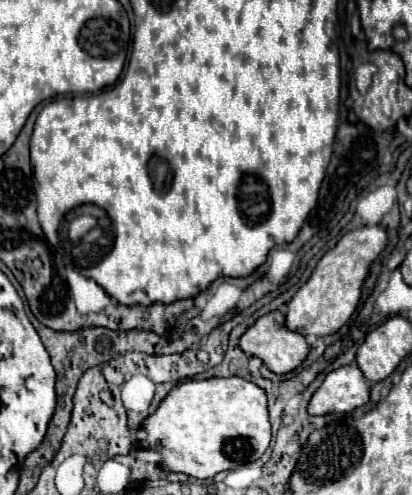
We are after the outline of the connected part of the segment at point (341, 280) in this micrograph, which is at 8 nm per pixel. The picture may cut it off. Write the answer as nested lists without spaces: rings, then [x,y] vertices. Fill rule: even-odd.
[[[365,225],[345,233],[335,249],[329,249],[321,261],[317,263],[315,271],[311,273],[305,287],[301,287],[295,297],[289,301],[287,311],[287,327],[301,335],[333,335],[343,325],[349,323],[351,315],[357,311],[363,283],[369,275],[371,263],[385,251],[389,245],[387,229],[383,225]]]

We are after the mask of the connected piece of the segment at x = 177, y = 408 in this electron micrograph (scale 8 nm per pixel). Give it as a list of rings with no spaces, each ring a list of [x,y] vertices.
[[[227,377],[227,379],[205,379],[205,381],[189,381],[171,389],[171,393],[161,401],[159,409],[147,417],[143,429],[147,431],[145,445],[149,449],[157,449],[163,455],[163,469],[185,473],[195,479],[211,479],[221,471],[237,469],[239,465],[257,461],[269,447],[271,441],[271,423],[267,411],[267,395],[265,391],[243,379],[243,377]]]

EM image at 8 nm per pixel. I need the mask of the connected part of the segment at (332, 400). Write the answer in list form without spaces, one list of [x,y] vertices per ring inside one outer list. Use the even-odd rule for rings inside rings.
[[[357,365],[331,371],[309,401],[311,415],[351,413],[371,399],[371,387]]]

